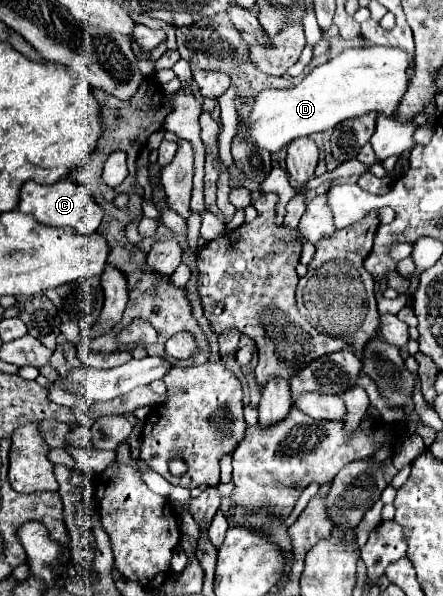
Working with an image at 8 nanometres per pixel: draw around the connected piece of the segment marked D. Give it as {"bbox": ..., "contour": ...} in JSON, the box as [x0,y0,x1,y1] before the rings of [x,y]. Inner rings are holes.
{"bbox":[244,46,408,152],"contour":[[[370,46],[370,48],[348,48],[344,50],[340,56],[328,60],[326,64],[314,68],[298,86],[294,88],[286,88],[286,90],[262,90],[256,96],[254,108],[250,112],[248,118],[244,118],[244,124],[250,130],[252,142],[258,148],[264,148],[268,152],[280,150],[282,146],[286,146],[288,142],[292,142],[294,138],[302,138],[302,136],[310,136],[316,132],[324,132],[324,130],[332,130],[338,122],[346,120],[346,118],[358,118],[362,114],[368,112],[384,112],[384,114],[392,114],[404,92],[406,92],[406,68],[408,68],[408,56],[404,54],[402,48],[388,48],[388,46]]]}

